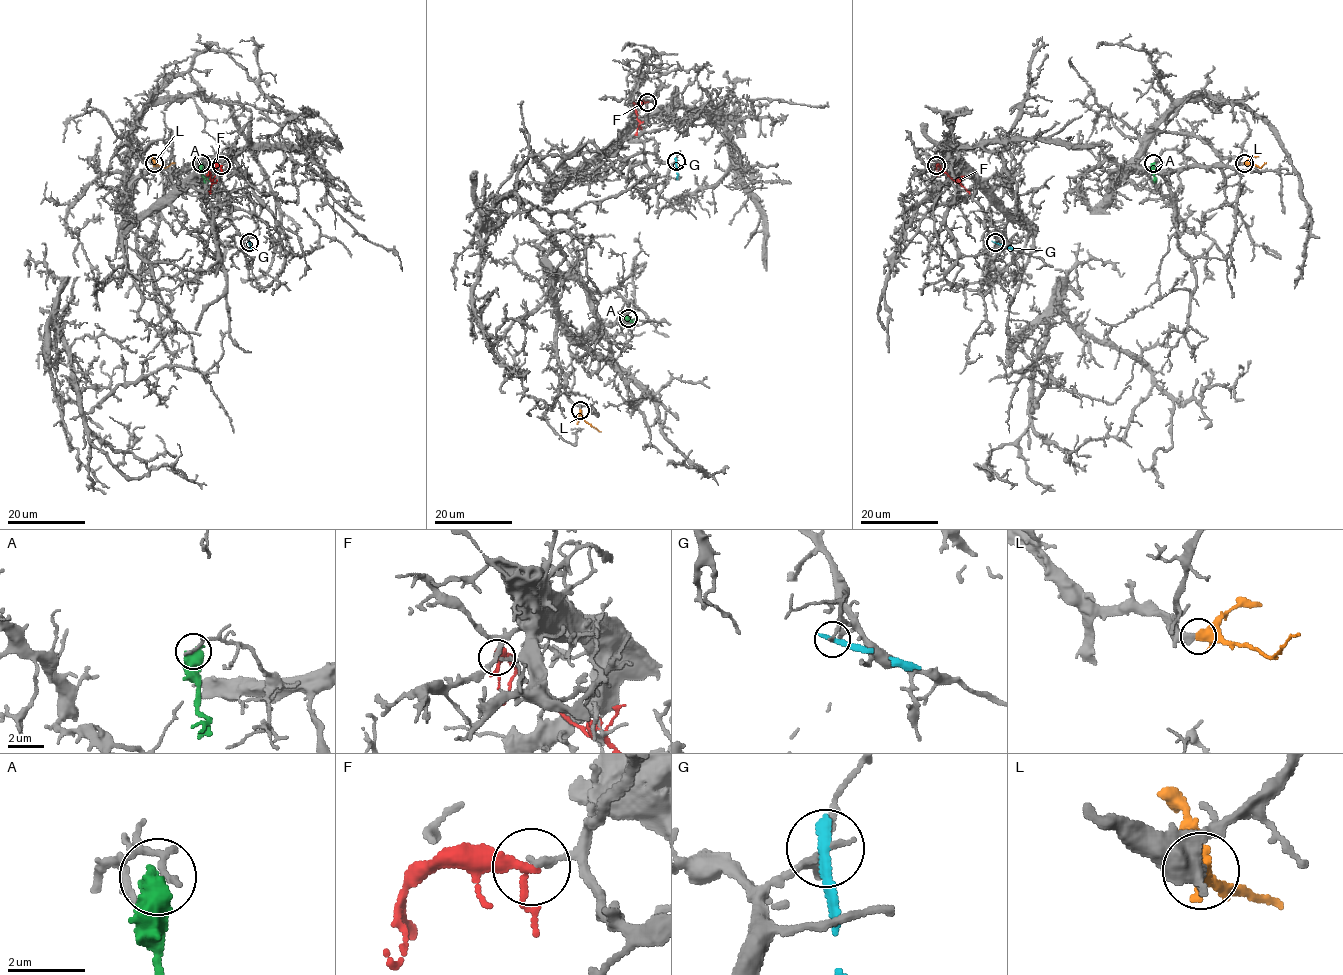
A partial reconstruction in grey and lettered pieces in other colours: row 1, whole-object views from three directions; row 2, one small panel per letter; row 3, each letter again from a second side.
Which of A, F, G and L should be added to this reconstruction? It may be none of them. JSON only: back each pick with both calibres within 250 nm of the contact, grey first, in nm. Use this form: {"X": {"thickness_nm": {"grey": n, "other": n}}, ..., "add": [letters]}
{"L": {"thickness_nm": {"grey": 360, "other": 550}}, "add": ["L"]}

